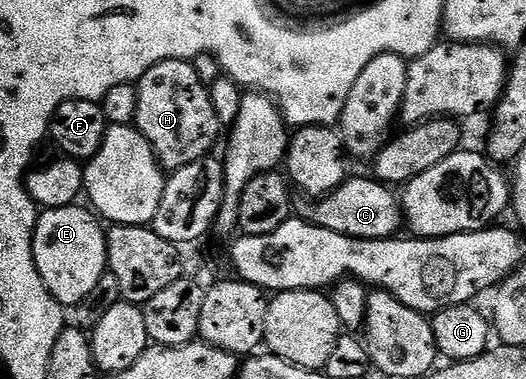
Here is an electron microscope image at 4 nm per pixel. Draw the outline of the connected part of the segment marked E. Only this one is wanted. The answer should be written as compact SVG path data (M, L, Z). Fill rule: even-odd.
M71 204L65 208L49 208L39 213L36 232L32 235L34 262L48 293L59 304L74 306L94 290L98 278L108 271L108 237L106 228L95 211Z

